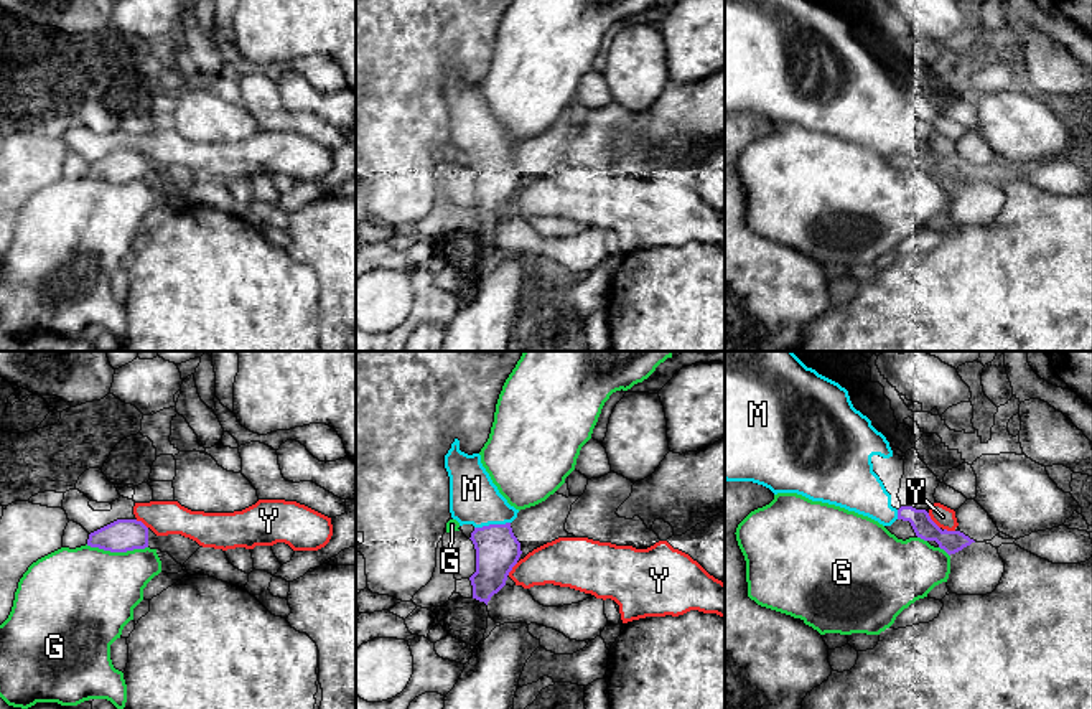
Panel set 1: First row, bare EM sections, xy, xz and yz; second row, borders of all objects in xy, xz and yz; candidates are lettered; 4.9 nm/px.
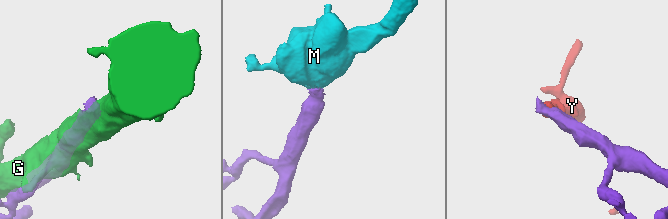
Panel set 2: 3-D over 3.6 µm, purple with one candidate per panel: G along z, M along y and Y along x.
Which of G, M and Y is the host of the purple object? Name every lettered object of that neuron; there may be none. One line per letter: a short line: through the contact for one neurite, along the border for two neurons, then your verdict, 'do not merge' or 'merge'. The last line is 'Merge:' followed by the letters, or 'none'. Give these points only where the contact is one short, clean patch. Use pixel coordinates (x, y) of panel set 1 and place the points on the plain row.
G: do not merge
M: merge
Y: do not merge
Merge: M

